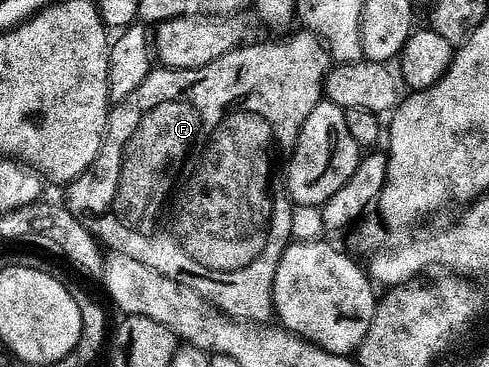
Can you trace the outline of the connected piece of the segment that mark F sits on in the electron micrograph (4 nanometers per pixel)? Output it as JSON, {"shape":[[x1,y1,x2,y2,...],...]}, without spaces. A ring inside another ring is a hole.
{"shape":[[302,31,296,37,291,37,288,41,267,41,264,45,255,45,256,43,248,43,241,49,234,49,229,55,225,55,221,59,217,59,213,63,209,63,200,69,169,69,166,67,156,68,145,79,145,83,141,83,141,87,137,87,137,91,133,91,133,95,129,95,129,99,118,102,112,108,111,120,107,131,107,142,103,144,103,153,97,159,97,163,93,166,84,177,79,177,76,181,72,181,69,186,71,192,71,201,69,200,69,208,76,217,82,219,87,228,95,235,96,238,104,246,108,245,108,250,114,253,123,253,129,259,137,259,137,263,145,263,145,267,153,267,153,271,157,271,161,275,165,275,169,279,173,279,177,283,181,283,185,287,189,287,193,291,197,291,197,295,201,295,211,305,216,305,226,317,233,318,234,321,240,322,248,327,263,327,268,324,267,321,272,320,275,313,275,276,277,275,277,267,281,263,283,253,287,250,287,246,292,244,293,236,291,232,295,229,295,212,296,206,290,197,284,195,285,189,282,184,275,185,275,180,280,180,281,175,286,174,288,159,293,155,293,151,297,147,297,139,301,135,301,127,305,127,305,119,309,119,309,115,313,115,313,107,317,107,319,102,324,100,324,89,327,83,327,77,333,68,331,59,331,51,325,44,325,41,318,33,312,31]]}

